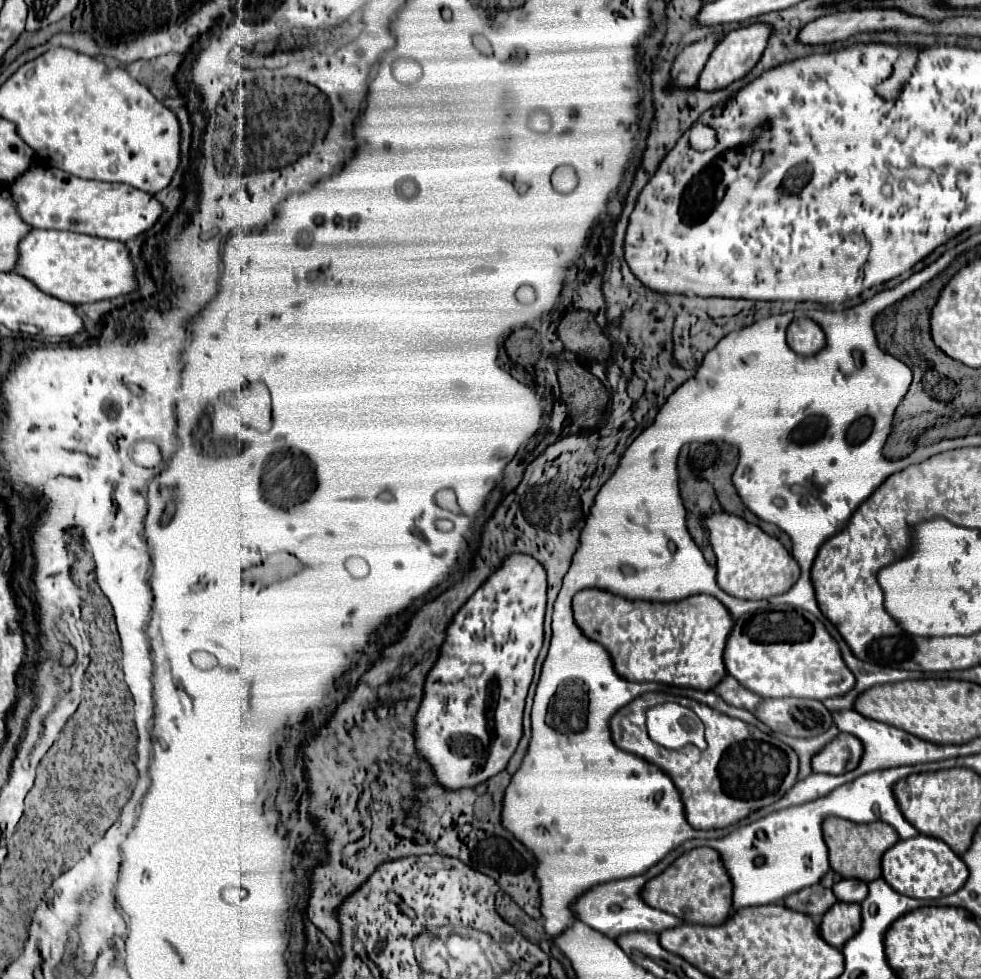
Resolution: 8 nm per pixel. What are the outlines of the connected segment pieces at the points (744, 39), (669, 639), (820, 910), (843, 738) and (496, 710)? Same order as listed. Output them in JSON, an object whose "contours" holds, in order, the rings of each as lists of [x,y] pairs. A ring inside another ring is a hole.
{"contours":[[[[750,24],[750,26],[742,26],[734,32],[730,32],[716,48],[714,52],[710,54],[710,60],[706,62],[702,74],[700,74],[700,80],[698,80],[698,88],[700,90],[718,90],[718,88],[726,88],[728,84],[732,84],[734,80],[738,78],[744,78],[752,66],[760,60],[762,52],[766,50],[766,44],[768,44],[768,24]]],[[[590,588],[580,590],[572,604],[574,620],[580,630],[610,652],[614,670],[624,680],[712,690],[726,676],[722,654],[734,622],[724,604],[708,594],[688,596],[682,602],[660,604],[628,600],[612,592]]],[[[816,884],[792,894],[790,898],[784,900],[784,904],[796,912],[804,912],[808,916],[820,918],[836,904],[836,896],[832,894],[832,890]]],[[[842,732],[812,758],[812,770],[824,774],[844,774],[860,764],[862,754],[862,742],[856,736]]],[[[510,554],[506,558],[506,562],[500,566],[500,570],[496,570],[482,588],[476,590],[476,594],[460,608],[460,612],[454,616],[452,624],[448,626],[448,638],[442,644],[442,652],[438,662],[434,664],[432,672],[426,678],[426,688],[424,688],[424,700],[422,706],[418,710],[416,716],[416,748],[418,752],[432,764],[438,782],[442,782],[446,788],[466,788],[466,786],[476,786],[492,776],[496,776],[498,772],[502,772],[508,764],[508,760],[512,758],[520,736],[522,736],[522,712],[524,712],[524,700],[526,700],[526,692],[528,686],[532,682],[532,674],[534,674],[534,662],[540,654],[544,641],[544,610],[546,610],[546,570],[542,568],[542,564],[538,560],[534,560],[532,556],[526,554]],[[476,664],[476,676],[468,674],[468,668]]]]}

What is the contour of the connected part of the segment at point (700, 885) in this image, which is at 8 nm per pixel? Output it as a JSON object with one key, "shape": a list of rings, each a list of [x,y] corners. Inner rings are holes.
{"shape":[[[694,848],[680,856],[668,870],[652,878],[642,892],[648,906],[664,910],[686,924],[722,924],[732,908],[732,882],[720,854],[712,848]]]}

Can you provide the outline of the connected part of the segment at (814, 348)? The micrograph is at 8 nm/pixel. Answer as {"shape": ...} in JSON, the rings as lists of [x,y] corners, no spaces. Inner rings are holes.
{"shape":[[[802,318],[802,320],[794,320],[788,326],[788,334],[786,334],[788,346],[800,354],[800,356],[812,356],[818,354],[824,346],[826,346],[826,334],[822,332],[822,328],[810,320],[810,318]]]}

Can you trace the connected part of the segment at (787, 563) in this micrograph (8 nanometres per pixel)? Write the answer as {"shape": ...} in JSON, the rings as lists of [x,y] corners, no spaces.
{"shape":[[[720,512],[706,520],[706,528],[708,536],[712,536],[712,550],[718,560],[718,586],[730,596],[742,600],[764,600],[784,594],[796,584],[800,566],[774,536],[768,536],[758,526],[748,524],[740,516]]]}

